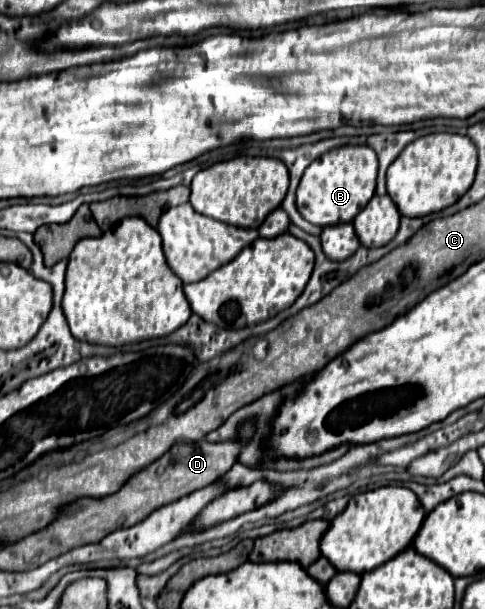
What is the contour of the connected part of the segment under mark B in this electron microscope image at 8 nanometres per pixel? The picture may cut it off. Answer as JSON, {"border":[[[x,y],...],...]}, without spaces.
{"border":[[[344,145],[318,157],[302,175],[296,205],[302,217],[314,225],[350,223],[374,197],[378,173],[378,157],[368,145]]]}

